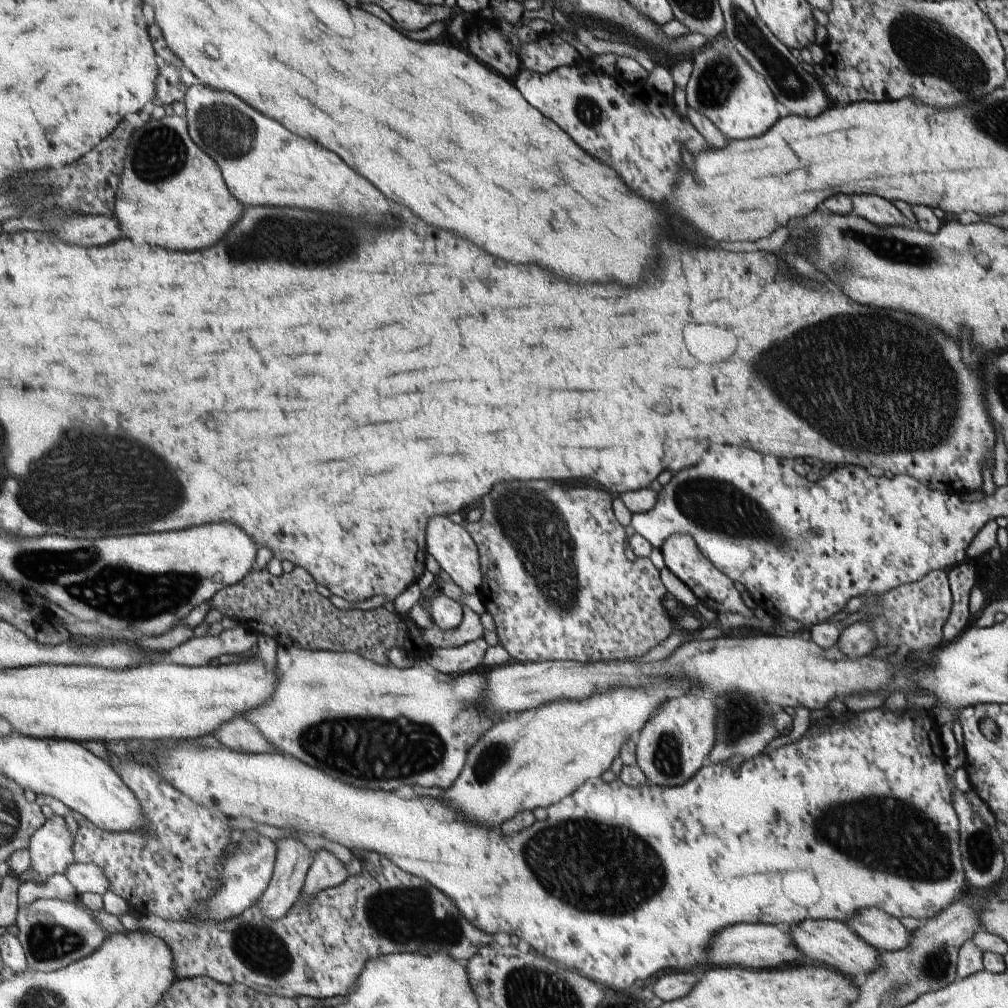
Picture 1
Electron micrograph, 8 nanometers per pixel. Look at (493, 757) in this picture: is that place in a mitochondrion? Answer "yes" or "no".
yes

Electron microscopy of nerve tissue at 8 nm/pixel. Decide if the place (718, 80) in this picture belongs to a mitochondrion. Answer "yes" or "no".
yes

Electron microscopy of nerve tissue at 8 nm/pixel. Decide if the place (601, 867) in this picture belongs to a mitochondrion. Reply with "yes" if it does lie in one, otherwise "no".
yes

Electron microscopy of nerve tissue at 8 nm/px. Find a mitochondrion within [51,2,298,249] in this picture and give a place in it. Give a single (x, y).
(223, 128)

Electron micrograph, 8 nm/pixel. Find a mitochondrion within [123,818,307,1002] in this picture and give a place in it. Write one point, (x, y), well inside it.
(261, 949)

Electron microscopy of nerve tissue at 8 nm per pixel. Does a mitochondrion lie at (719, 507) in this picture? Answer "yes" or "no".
yes

